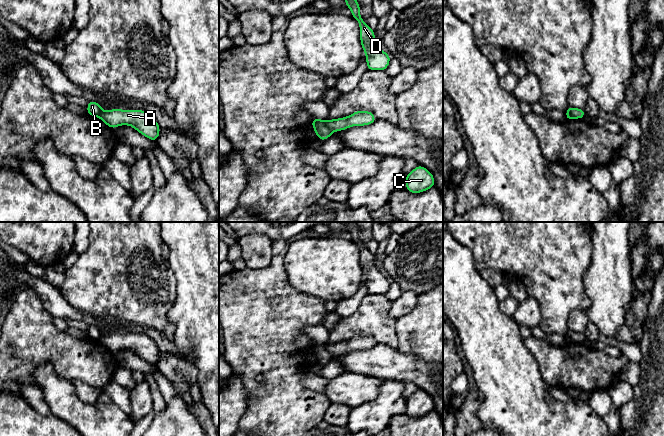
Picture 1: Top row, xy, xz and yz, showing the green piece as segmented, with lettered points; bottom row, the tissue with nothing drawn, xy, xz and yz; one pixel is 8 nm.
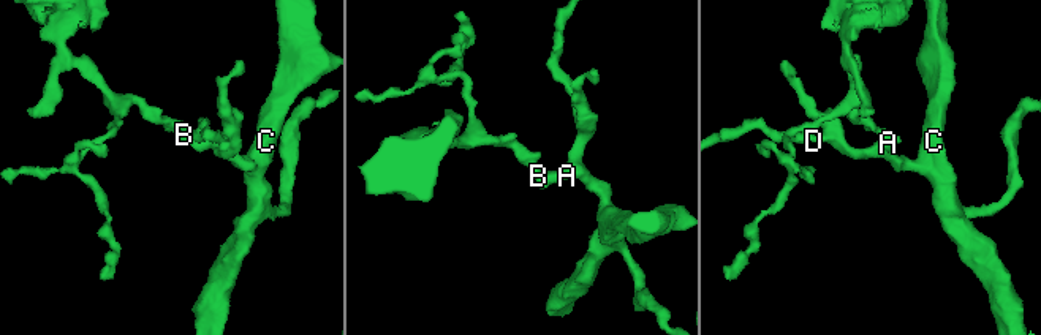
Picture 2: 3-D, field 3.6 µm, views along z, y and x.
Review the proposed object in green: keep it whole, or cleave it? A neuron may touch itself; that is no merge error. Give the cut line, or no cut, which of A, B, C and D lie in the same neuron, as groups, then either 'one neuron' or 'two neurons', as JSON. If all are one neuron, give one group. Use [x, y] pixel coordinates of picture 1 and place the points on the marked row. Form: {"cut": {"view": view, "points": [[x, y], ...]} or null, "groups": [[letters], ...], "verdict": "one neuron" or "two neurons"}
{"cut": {"view": "xz", "points": [[324, 121], [331, 132]]}, "groups": [["A", "C", "D"], ["B"]], "verdict": "two neurons"}

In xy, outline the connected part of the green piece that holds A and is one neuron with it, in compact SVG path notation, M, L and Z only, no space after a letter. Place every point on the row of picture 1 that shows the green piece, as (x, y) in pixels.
M115 108L102 111L99 118L112 129L121 125L129 125L150 140L156 141L159 137L160 127L157 121L144 110Z

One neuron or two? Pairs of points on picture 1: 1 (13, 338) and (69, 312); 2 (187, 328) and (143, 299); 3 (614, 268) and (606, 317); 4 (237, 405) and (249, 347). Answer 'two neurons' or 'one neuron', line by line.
1: two neurons
2: two neurons
3: one neuron
4: two neurons

